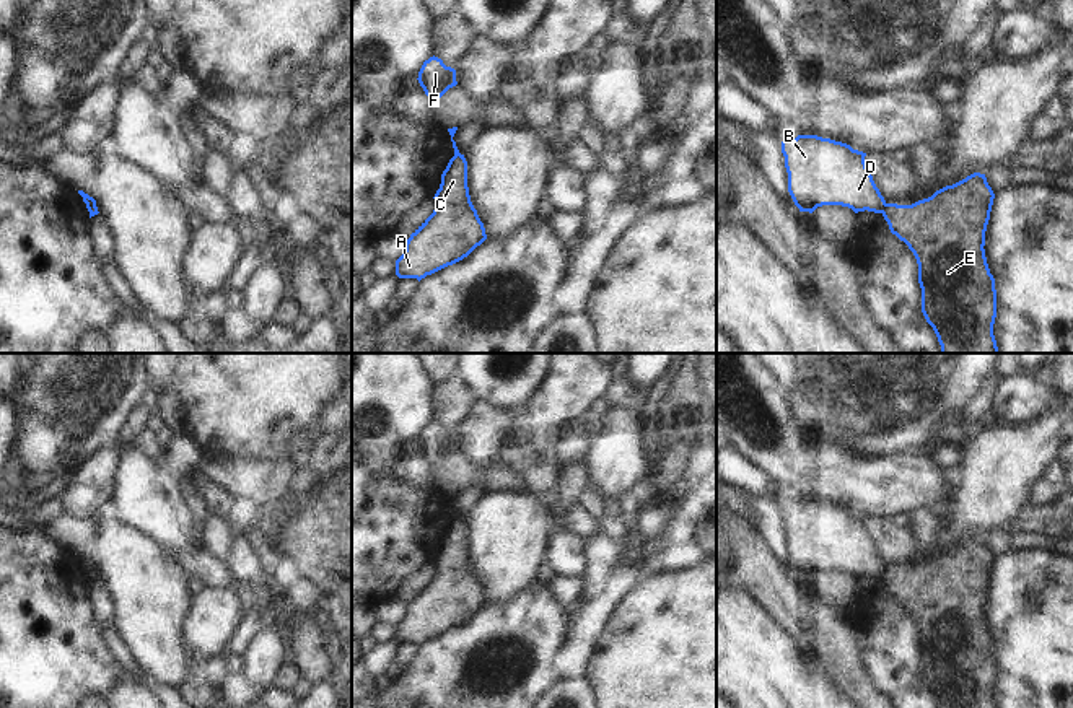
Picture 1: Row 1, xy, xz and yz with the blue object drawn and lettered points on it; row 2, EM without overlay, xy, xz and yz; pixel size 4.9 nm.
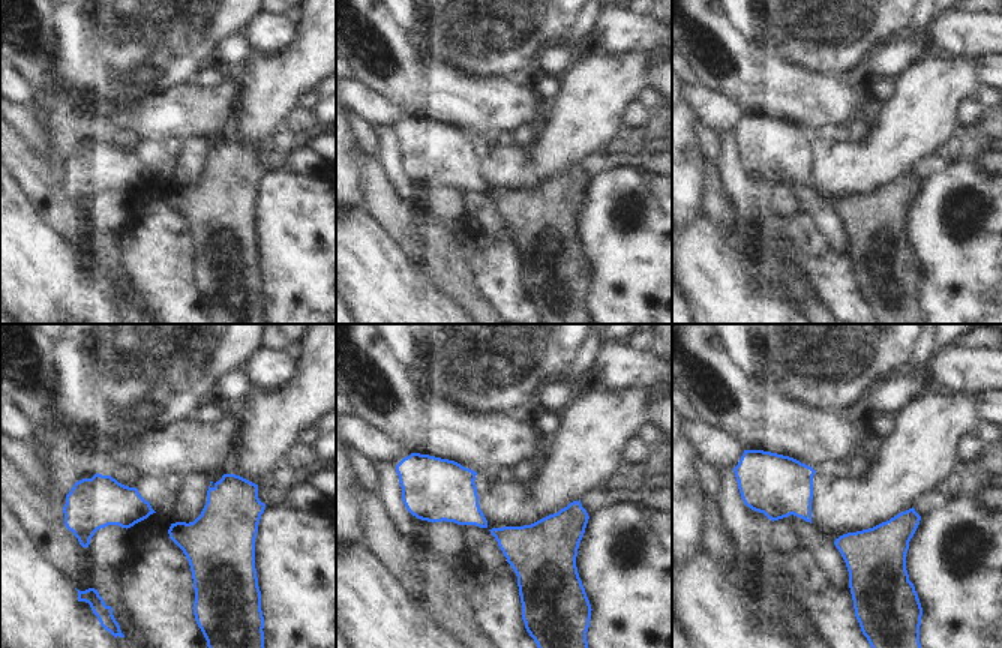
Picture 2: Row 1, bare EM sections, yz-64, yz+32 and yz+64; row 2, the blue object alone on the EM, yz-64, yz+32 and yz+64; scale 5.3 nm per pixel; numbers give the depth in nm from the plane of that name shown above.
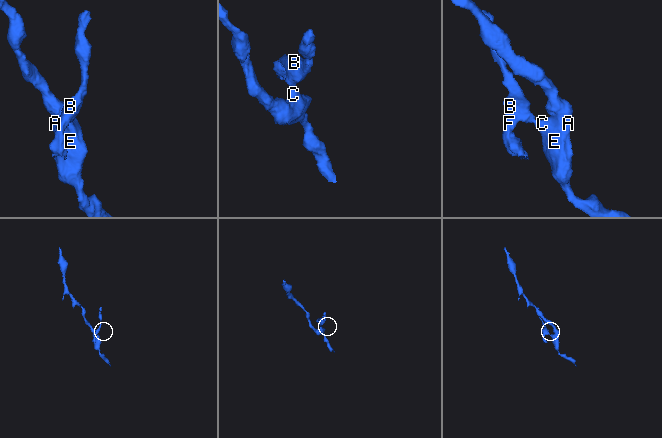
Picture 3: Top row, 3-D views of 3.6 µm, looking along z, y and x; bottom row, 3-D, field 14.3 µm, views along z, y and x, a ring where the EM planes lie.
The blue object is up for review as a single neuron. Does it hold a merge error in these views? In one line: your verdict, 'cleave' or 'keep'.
cleave

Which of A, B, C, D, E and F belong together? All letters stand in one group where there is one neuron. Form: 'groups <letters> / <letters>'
groups A C E / B D F

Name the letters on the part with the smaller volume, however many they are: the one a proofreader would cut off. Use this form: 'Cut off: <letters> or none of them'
Cut off: B, D, F

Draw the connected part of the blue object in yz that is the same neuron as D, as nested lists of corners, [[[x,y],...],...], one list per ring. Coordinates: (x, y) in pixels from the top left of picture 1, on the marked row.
[[[817,135],[783,138],[788,192],[799,212],[842,205],[858,212],[882,213],[886,200],[866,168],[866,153]]]

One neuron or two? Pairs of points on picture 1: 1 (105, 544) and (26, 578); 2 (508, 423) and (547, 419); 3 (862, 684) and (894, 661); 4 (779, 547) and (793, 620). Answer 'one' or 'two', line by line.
1: two
2: one
3: two
4: two

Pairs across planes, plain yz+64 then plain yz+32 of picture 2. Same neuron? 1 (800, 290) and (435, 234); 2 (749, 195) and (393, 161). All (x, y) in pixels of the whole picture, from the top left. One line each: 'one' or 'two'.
1: one
2: one

